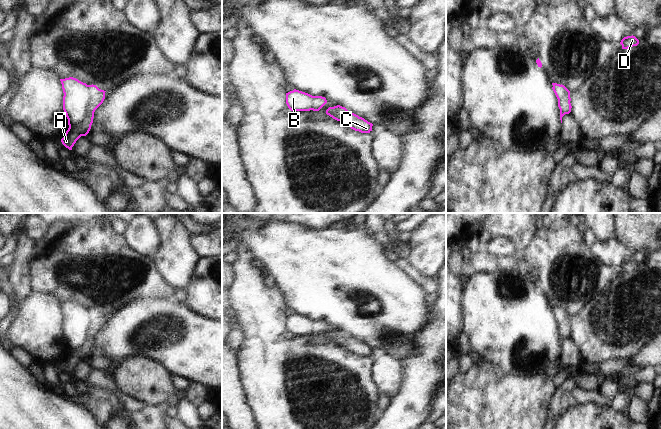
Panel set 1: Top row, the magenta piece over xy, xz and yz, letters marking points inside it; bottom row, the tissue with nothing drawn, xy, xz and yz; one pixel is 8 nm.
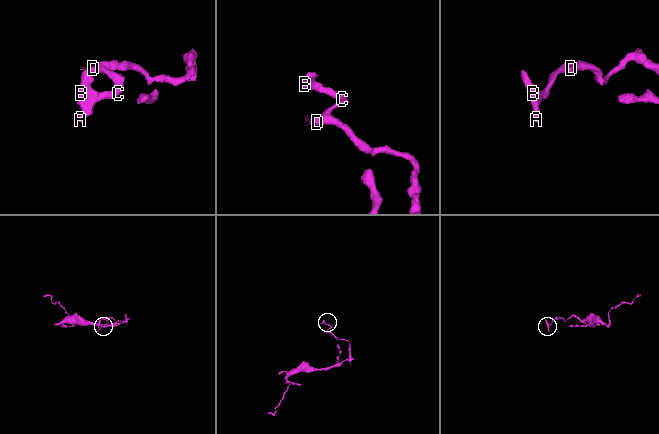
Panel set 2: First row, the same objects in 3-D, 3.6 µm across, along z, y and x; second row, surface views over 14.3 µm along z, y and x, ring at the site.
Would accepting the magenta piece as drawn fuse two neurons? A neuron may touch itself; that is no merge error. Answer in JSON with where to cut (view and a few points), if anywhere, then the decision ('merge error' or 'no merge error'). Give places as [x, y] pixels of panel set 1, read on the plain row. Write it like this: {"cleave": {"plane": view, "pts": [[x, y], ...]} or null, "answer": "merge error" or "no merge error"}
{"cleave": {"plane": "xy", "pts": [[90, 309], [91, 321], [86, 339], [79, 346], [69, 351]]}, "answer": "merge error"}

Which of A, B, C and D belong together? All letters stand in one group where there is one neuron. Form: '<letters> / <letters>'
A C D / B

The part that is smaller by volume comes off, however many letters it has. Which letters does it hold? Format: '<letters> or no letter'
B

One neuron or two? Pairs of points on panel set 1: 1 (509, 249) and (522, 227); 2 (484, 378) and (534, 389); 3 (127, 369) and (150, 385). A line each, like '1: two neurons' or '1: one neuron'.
1: two neurons
2: one neuron
3: one neuron

